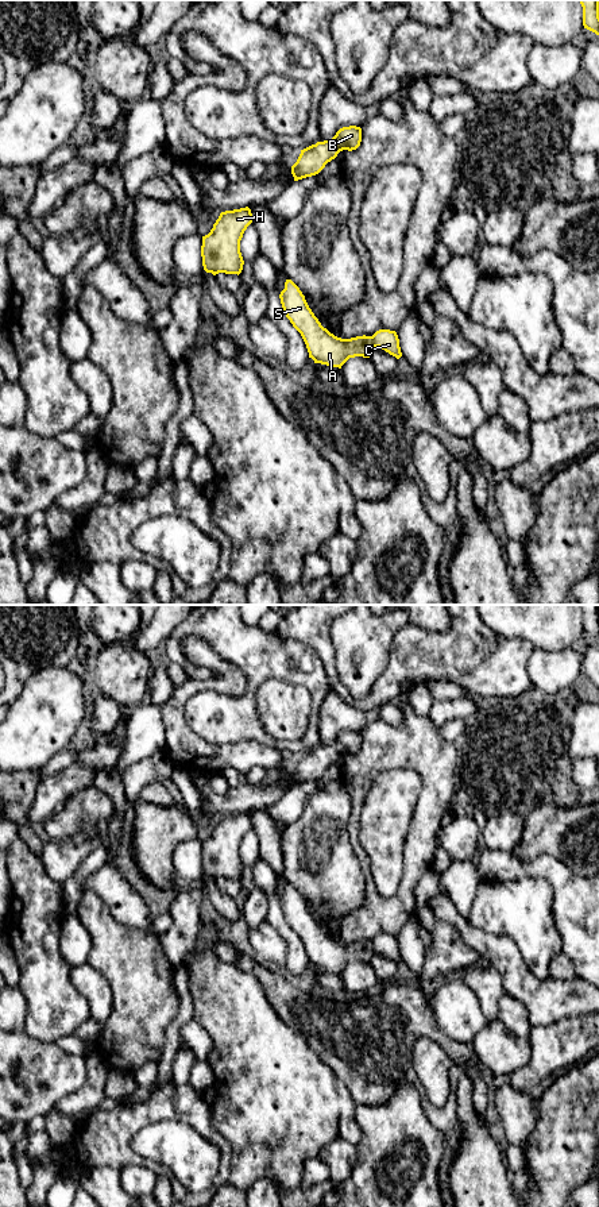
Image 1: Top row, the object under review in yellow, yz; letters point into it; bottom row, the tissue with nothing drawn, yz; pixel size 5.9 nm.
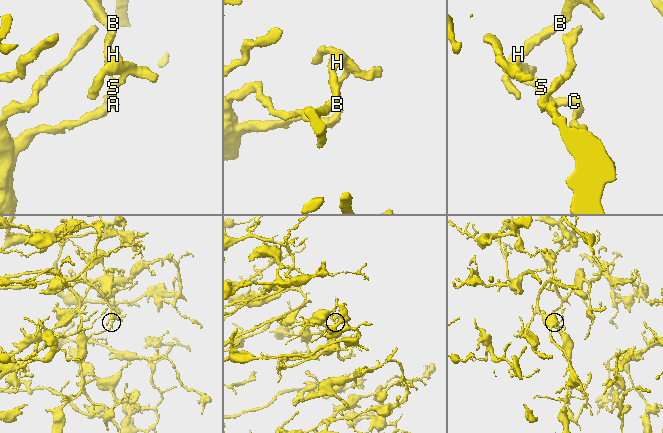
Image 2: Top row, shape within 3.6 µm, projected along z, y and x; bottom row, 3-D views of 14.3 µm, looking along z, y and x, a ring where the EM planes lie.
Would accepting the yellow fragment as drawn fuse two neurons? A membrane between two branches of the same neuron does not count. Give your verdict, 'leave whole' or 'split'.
split

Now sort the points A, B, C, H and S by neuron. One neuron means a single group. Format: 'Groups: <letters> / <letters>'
Groups: A B H S / C

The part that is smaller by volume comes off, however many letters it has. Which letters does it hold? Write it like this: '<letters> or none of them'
C

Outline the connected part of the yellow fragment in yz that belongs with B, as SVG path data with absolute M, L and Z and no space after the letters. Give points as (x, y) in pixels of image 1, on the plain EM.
M356 730L340 733L332 744L317 747L304 755L291 771L294 786L318 779L328 767L343 755L356 755L362 747L362 733Z

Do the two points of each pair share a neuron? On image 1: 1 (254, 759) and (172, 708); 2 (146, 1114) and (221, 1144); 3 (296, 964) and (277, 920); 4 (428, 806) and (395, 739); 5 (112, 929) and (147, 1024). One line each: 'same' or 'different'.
1: same
2: same
3: same
4: same
5: same

